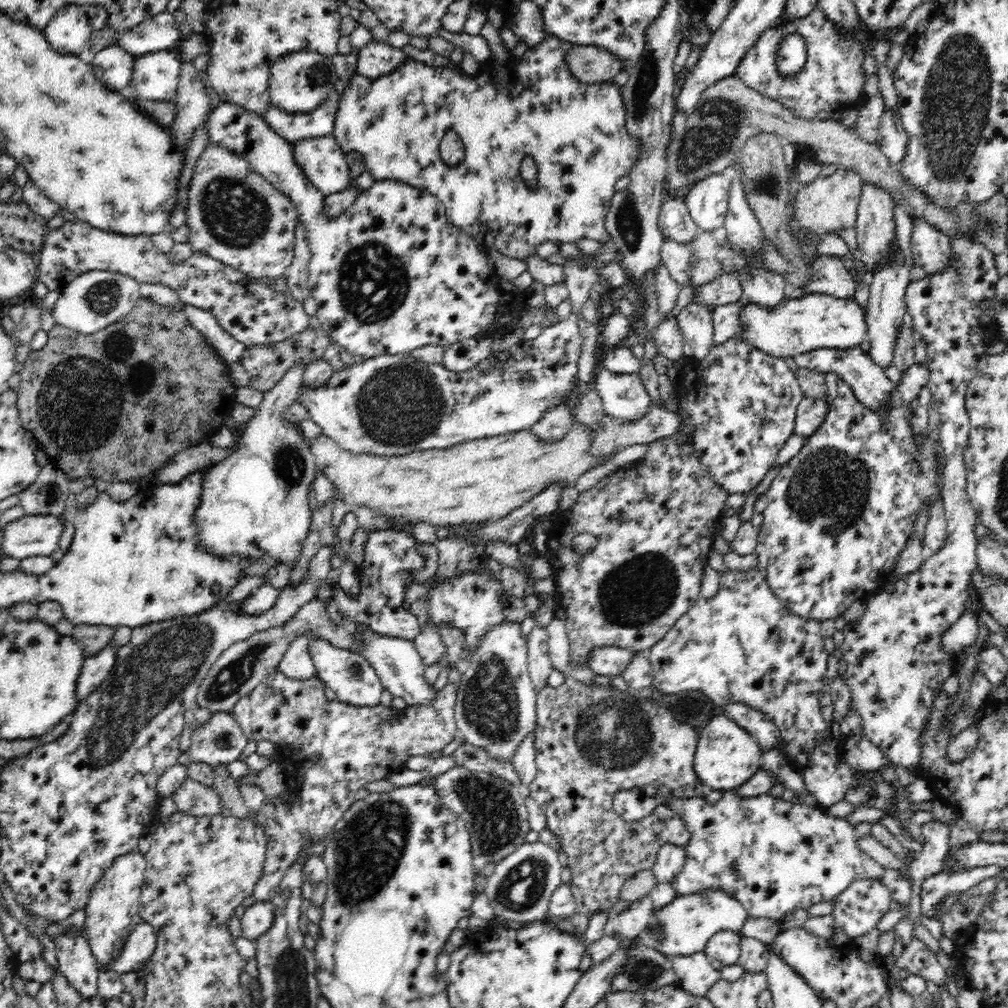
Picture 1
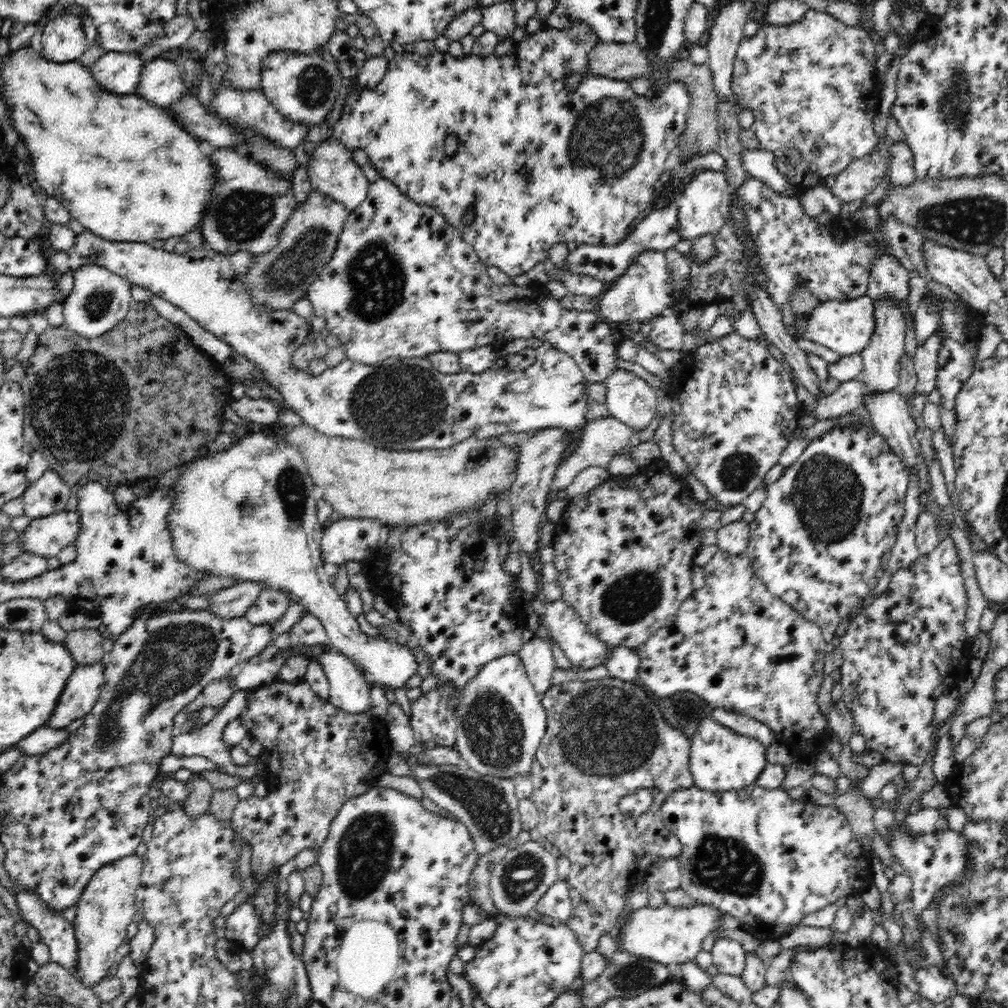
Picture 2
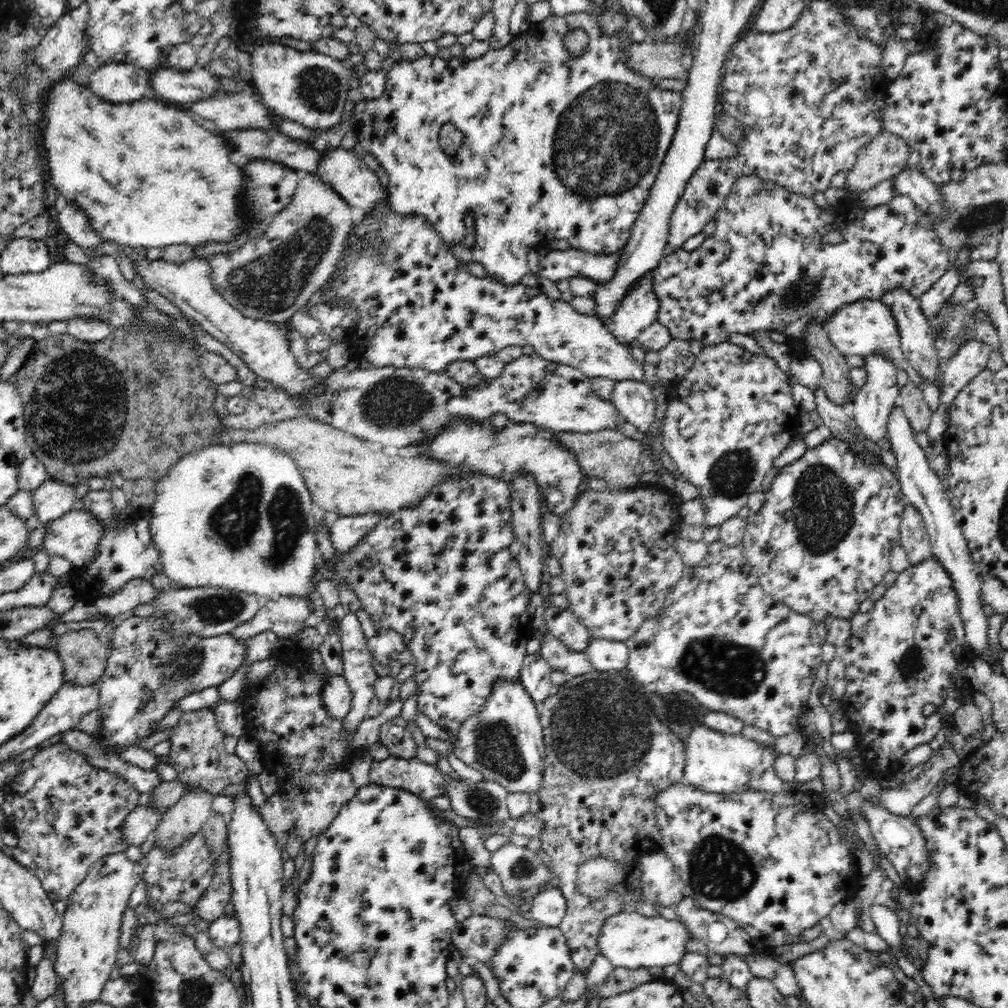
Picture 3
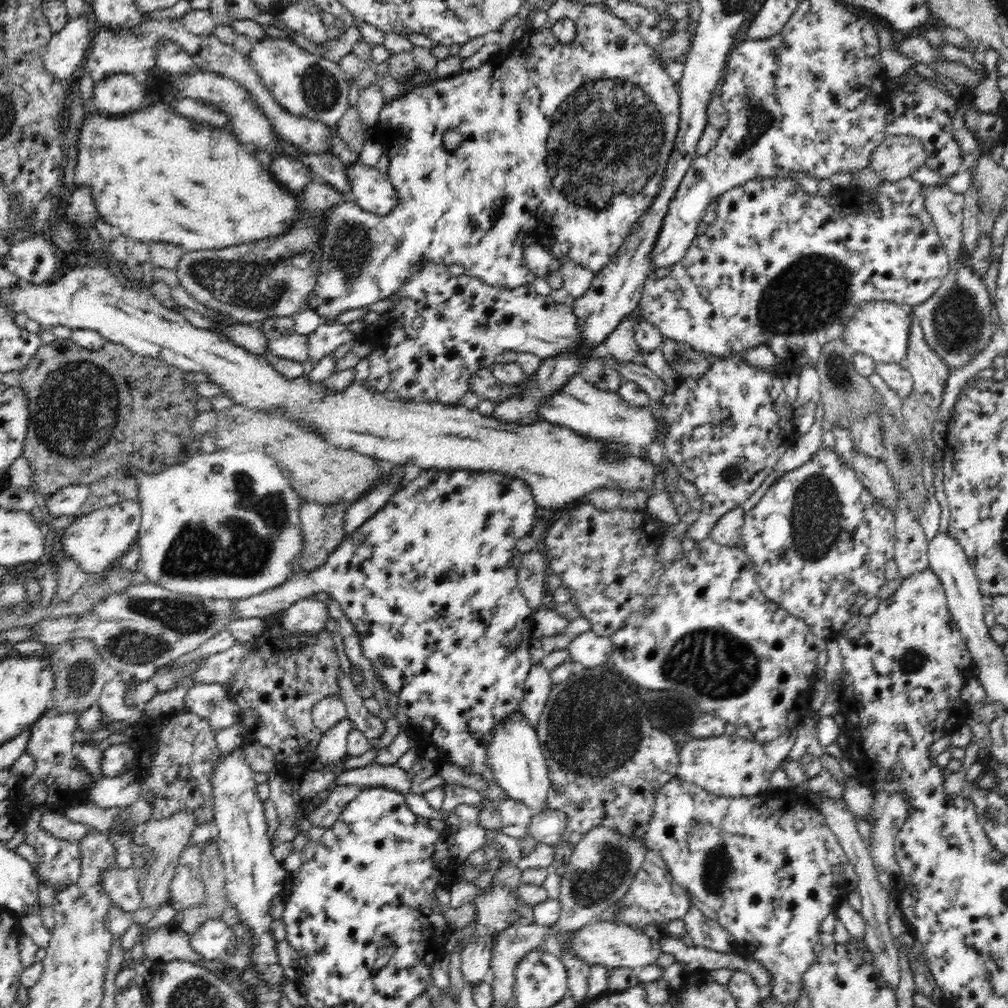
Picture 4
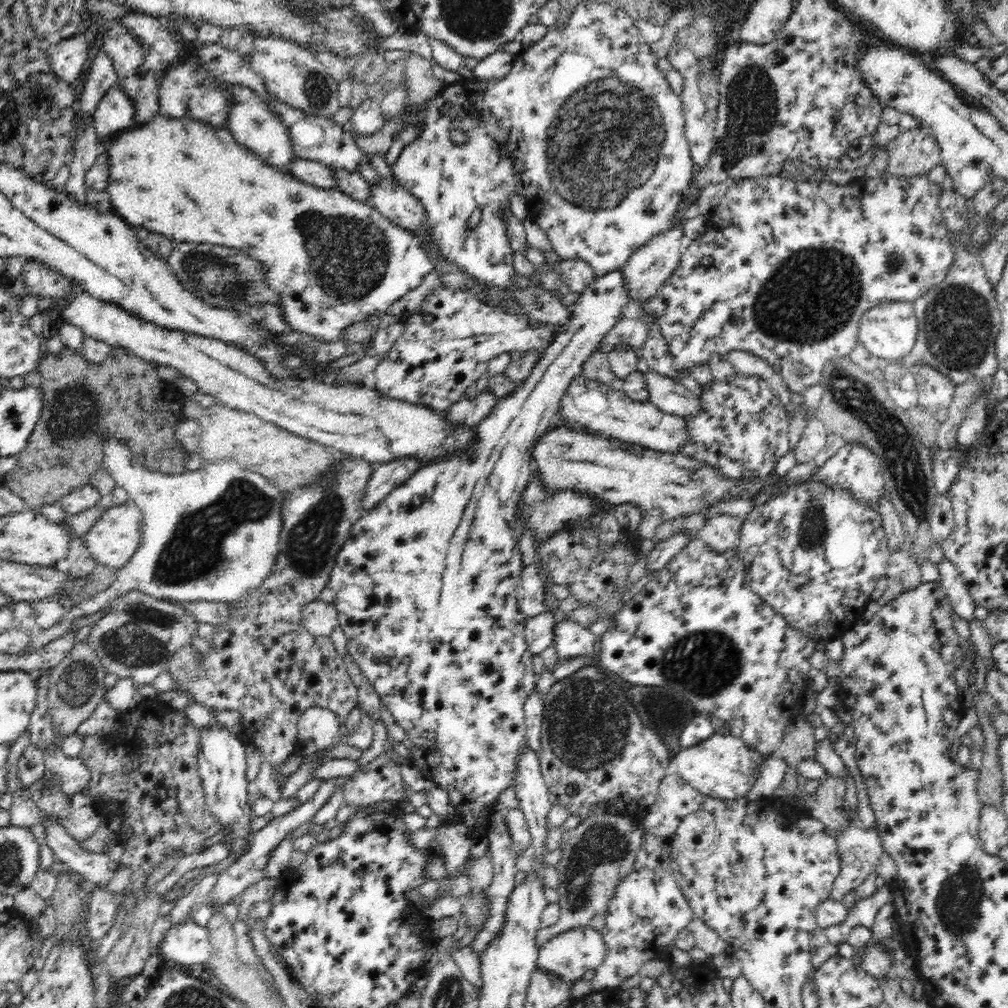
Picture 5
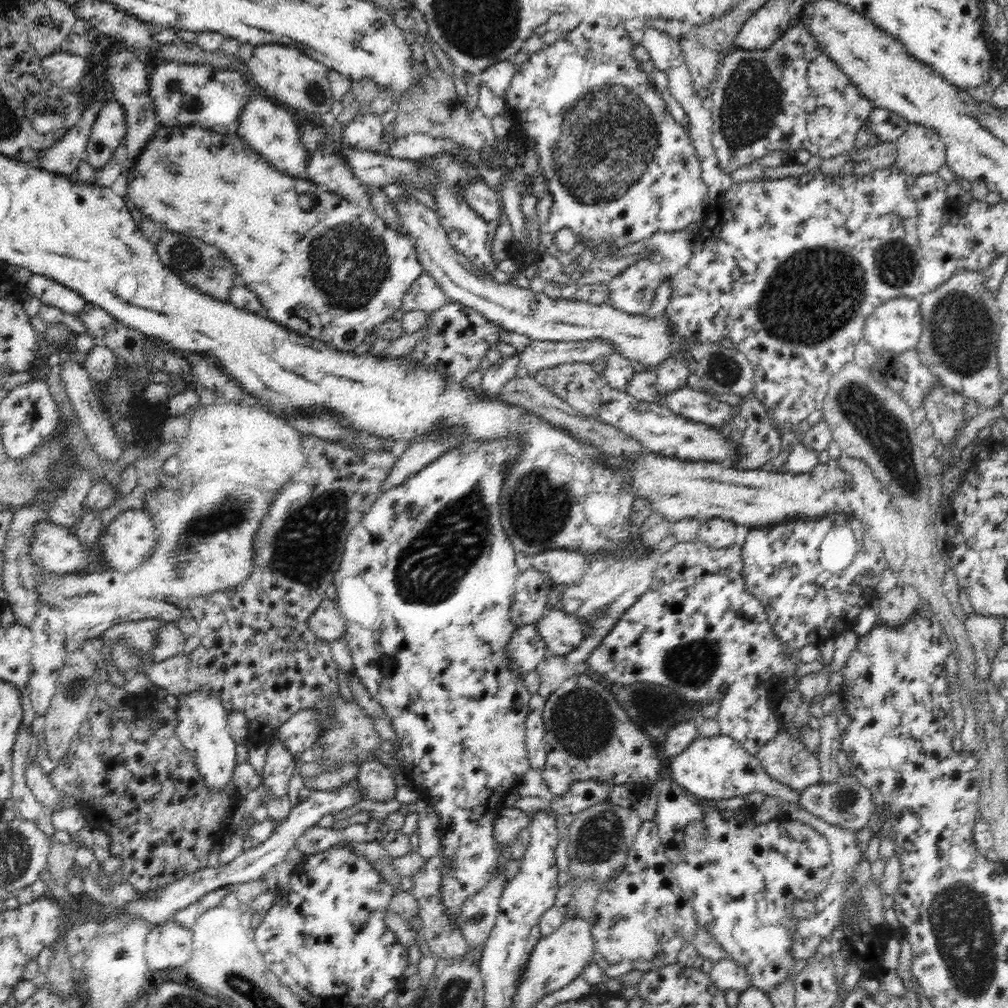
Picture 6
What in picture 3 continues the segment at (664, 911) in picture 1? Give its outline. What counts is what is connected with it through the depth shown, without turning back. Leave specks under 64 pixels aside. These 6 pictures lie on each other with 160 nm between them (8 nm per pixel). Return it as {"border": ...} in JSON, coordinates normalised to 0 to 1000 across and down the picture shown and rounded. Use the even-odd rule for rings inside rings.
{"border":[[[616,903],[597,917],[591,927],[593,945],[597,945],[609,960],[647,961],[672,956],[681,945],[679,937],[683,935],[683,922],[675,913],[663,914],[659,910],[639,910],[628,903]]]}

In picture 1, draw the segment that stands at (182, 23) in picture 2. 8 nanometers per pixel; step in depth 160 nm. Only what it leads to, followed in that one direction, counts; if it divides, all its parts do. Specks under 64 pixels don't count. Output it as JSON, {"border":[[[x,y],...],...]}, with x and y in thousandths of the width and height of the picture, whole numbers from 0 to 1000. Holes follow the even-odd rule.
{"border":[[[161,12],[141,22],[131,30],[115,36],[115,44],[135,58],[153,52],[169,51],[183,37],[175,26],[172,14]]]}

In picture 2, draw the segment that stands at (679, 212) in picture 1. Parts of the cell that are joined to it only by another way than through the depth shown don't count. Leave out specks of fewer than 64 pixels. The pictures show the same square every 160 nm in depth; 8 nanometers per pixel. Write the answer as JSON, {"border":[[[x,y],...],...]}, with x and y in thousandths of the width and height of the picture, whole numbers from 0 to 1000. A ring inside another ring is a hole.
{"border":[[[666,202],[660,205],[648,205],[630,222],[625,232],[615,242],[607,244],[572,243],[569,248],[563,251],[559,258],[559,262],[552,264],[552,267],[556,271],[565,269],[565,271],[592,276],[592,278],[604,284],[617,274],[617,271],[628,262],[628,258],[637,249],[642,249],[643,247],[652,249],[667,247],[674,238],[673,207],[671,207],[671,204]]]}

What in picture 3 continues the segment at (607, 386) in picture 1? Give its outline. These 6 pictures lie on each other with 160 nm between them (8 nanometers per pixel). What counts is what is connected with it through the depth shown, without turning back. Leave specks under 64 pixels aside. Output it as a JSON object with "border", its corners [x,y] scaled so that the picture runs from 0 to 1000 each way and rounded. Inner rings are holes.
{"border":[[[618,377],[610,381],[606,398],[627,423],[641,429],[649,417],[651,397],[643,381],[639,378]]]}

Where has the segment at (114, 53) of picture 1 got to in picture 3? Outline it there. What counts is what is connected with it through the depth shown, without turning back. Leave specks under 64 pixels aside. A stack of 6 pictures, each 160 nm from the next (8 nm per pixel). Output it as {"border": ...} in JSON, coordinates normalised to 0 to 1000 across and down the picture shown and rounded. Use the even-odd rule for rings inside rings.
{"border":[[[105,63],[89,74],[93,94],[113,103],[143,98],[148,86],[148,71],[132,63]]]}

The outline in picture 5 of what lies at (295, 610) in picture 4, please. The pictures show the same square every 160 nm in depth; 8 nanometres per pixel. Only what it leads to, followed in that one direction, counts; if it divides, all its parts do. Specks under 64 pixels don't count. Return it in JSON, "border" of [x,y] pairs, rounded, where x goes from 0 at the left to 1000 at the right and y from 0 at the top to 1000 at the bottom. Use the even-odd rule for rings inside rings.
{"border":[[[319,595],[310,596],[298,608],[299,620],[312,632],[327,632],[336,621],[335,606],[330,598]]]}

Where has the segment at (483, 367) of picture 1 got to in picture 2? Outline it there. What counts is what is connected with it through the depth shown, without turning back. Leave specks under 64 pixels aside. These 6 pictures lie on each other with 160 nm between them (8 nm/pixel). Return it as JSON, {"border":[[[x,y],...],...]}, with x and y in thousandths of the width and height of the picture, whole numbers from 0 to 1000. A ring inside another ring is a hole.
{"border":[[[85,227],[75,233],[74,242],[70,247],[66,250],[53,250],[48,259],[48,267],[60,274],[83,263],[106,266],[109,270],[127,277],[130,282],[138,283],[152,293],[157,293],[179,305],[187,313],[197,319],[200,325],[224,339],[232,349],[250,358],[252,363],[258,366],[261,376],[279,391],[283,401],[300,416],[300,419],[325,433],[351,435],[383,446],[421,447],[443,445],[468,434],[483,436],[502,429],[535,428],[543,425],[569,429],[578,427],[587,418],[583,416],[583,400],[579,395],[581,379],[578,369],[565,352],[548,344],[544,338],[540,338],[533,345],[522,344],[510,352],[494,353],[488,365],[476,371],[460,368],[440,371],[433,367],[424,355],[395,354],[387,354],[368,362],[344,355],[335,363],[326,364],[325,368],[311,371],[306,365],[299,369],[291,363],[293,347],[308,332],[309,320],[289,307],[254,307],[246,297],[247,291],[236,279],[226,255],[206,244],[193,247],[188,252],[166,250],[152,246],[149,241],[108,239]]]}

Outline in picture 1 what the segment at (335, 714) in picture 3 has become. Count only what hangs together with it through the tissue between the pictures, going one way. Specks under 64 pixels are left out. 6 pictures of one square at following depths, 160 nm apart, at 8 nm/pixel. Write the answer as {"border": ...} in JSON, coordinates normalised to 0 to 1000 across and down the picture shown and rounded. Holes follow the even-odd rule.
{"border":[[[309,634],[306,637],[306,648],[312,656],[314,672],[332,687],[333,694],[354,701],[370,701],[377,698],[381,682],[371,662],[357,648],[335,643],[319,634]]]}

